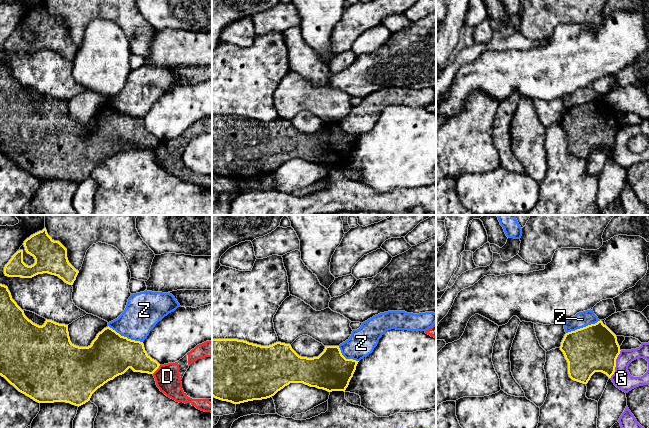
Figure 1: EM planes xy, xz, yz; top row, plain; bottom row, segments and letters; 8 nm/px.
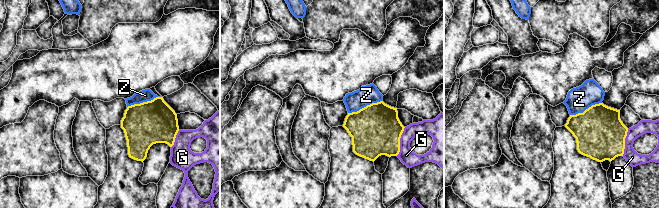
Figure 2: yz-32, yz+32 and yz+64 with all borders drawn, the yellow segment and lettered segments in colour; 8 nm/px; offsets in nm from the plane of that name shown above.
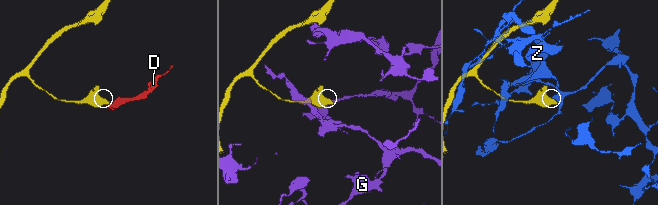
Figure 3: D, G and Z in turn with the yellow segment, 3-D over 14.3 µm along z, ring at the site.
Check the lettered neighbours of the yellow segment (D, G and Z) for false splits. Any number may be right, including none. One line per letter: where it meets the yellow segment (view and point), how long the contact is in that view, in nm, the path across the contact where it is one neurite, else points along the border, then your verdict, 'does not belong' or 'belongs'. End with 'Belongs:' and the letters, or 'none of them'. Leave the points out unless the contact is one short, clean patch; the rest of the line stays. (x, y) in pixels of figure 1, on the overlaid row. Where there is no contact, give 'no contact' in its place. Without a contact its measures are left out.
D: contact xy (156, 369); length 100 nm; border xy (160, 365), (152, 373); does not belong
G: contact yz (615, 364); length 240 nm; border yz (621, 350), (616, 359), (615, 371), (610, 378); does not belong
Z: contact xy (125, 337); length 320 nm; does not belong
Belongs: none of them

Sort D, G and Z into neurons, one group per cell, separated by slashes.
D / G / Z

